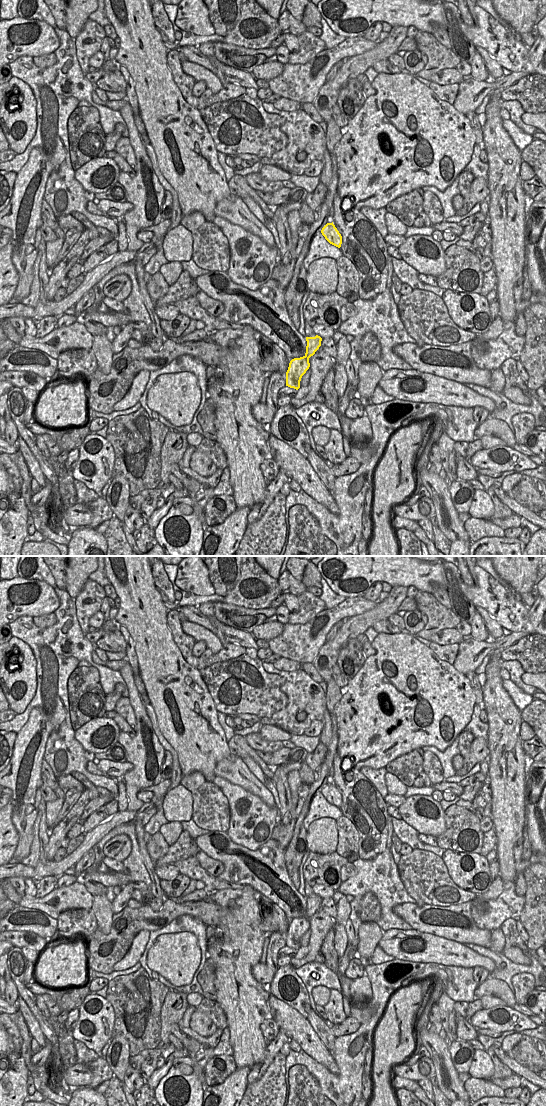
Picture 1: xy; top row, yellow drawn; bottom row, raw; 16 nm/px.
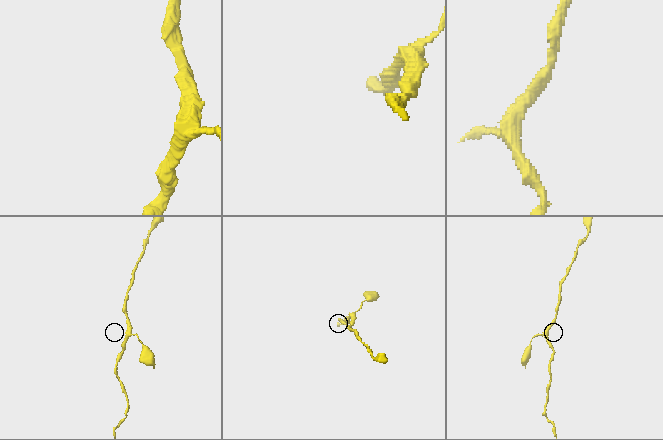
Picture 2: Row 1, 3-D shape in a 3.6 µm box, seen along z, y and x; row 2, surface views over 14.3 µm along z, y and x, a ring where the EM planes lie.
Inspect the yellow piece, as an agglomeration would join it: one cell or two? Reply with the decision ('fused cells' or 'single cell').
single cell

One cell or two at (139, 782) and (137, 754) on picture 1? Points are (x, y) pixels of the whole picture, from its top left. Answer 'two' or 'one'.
one

